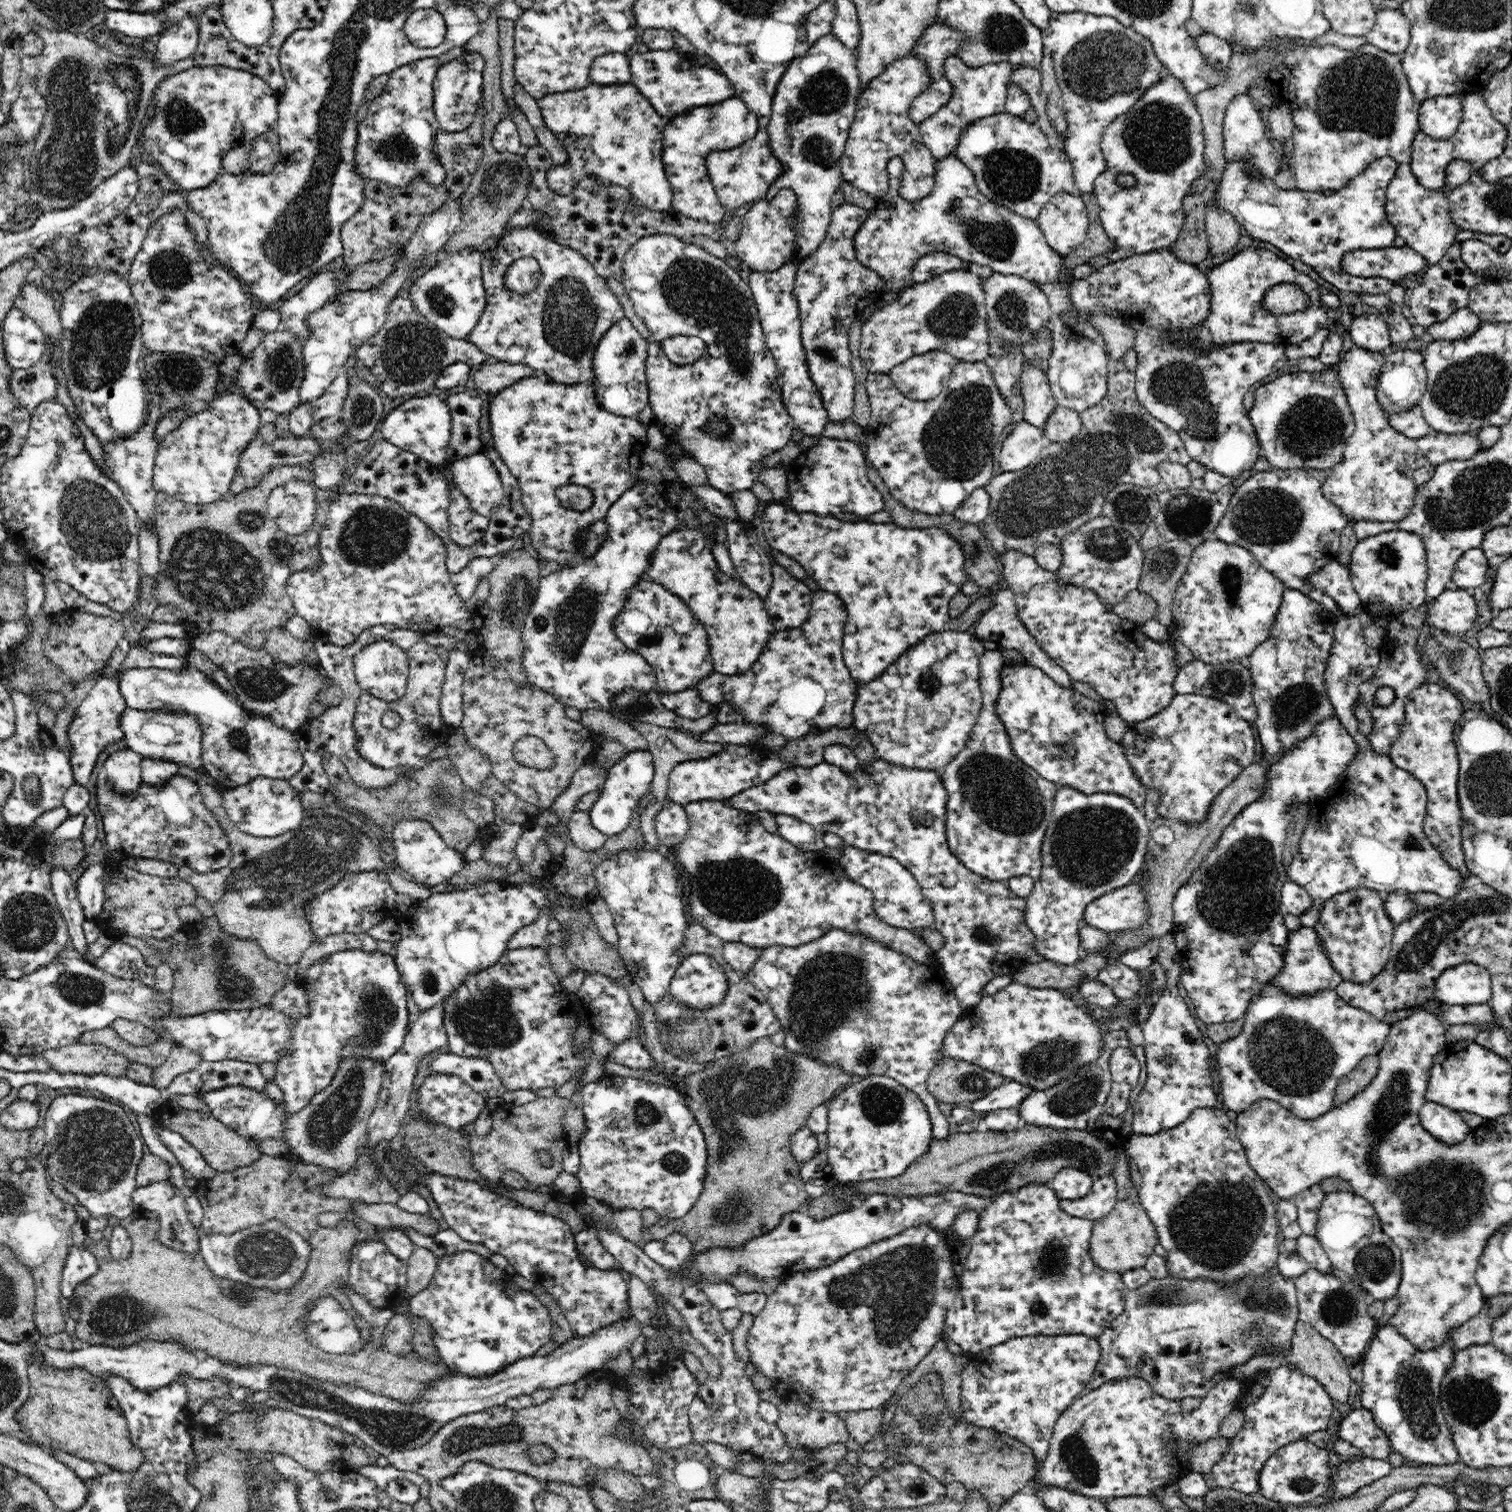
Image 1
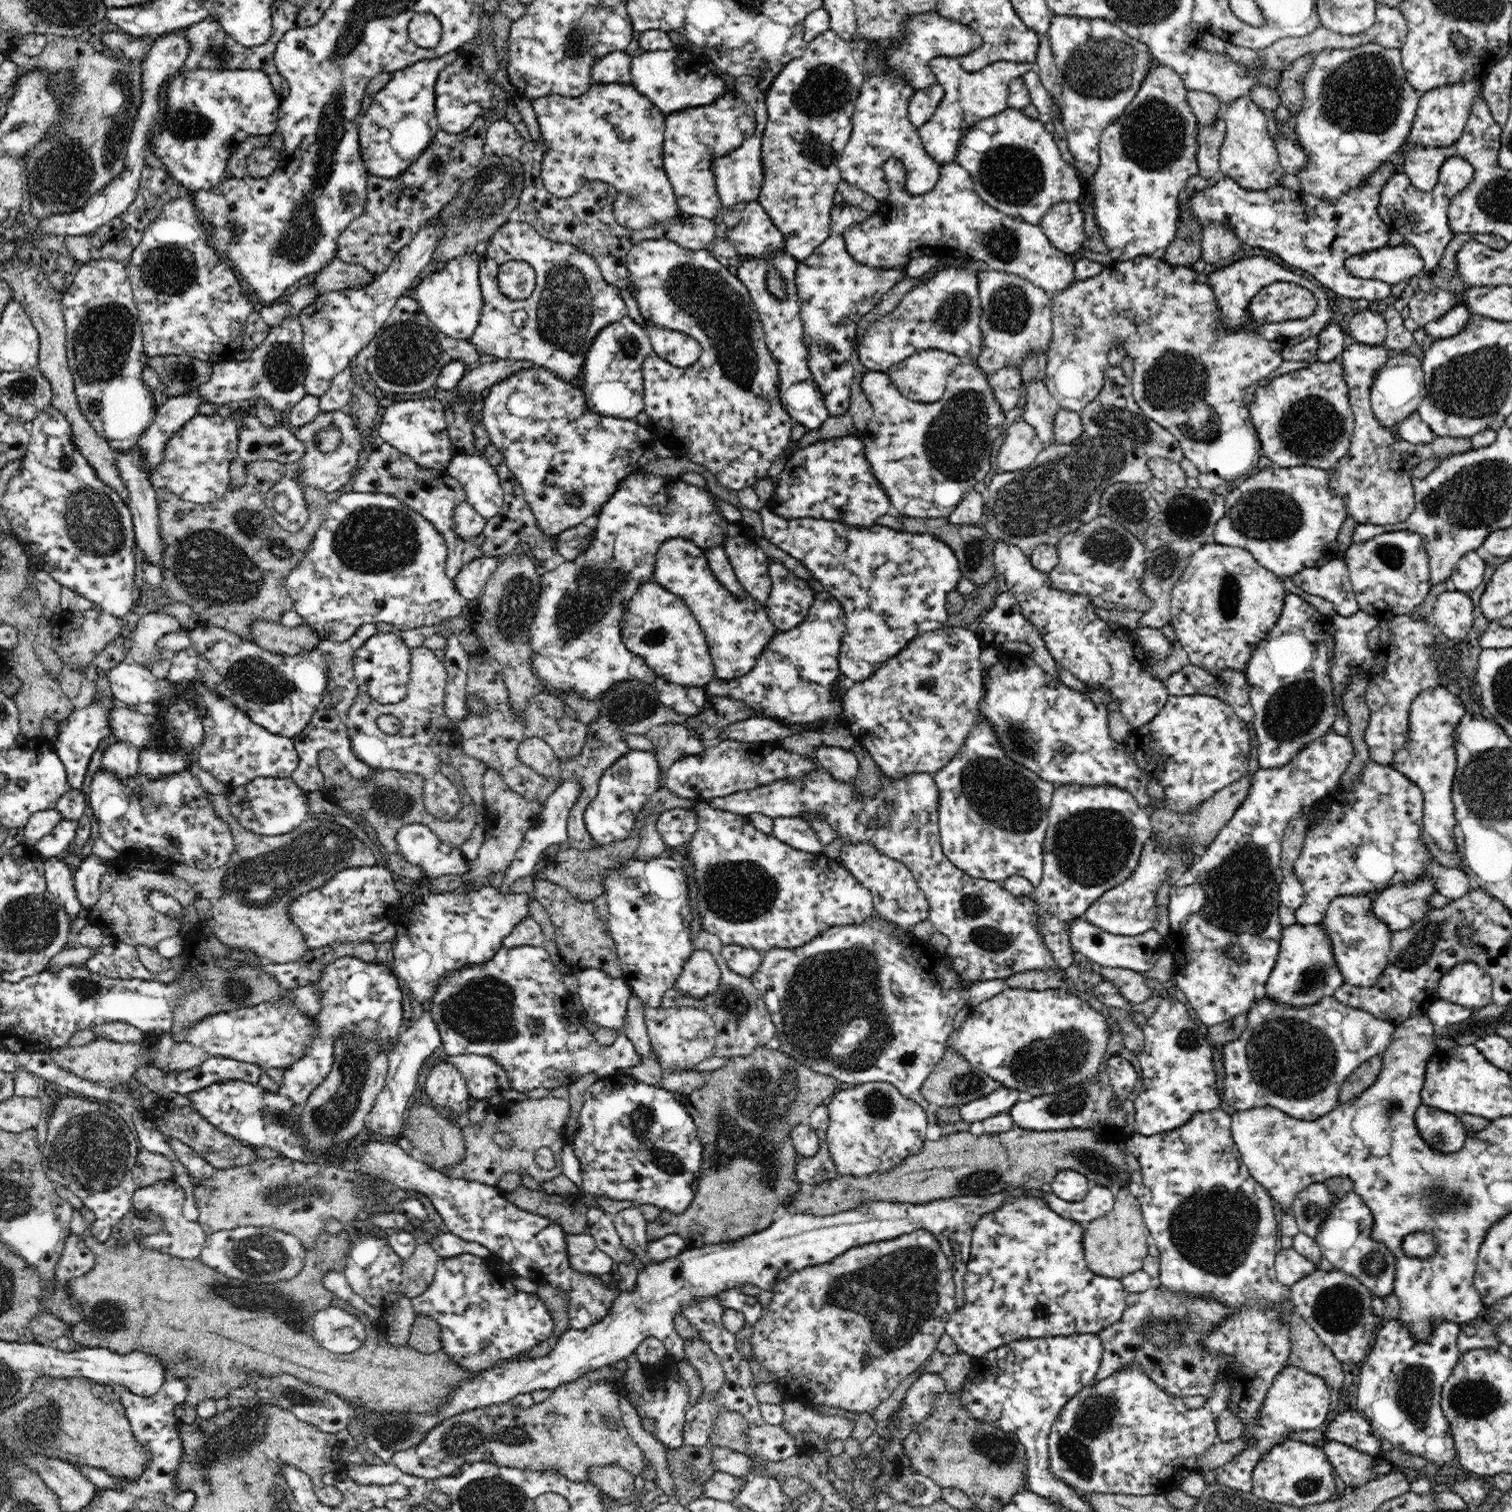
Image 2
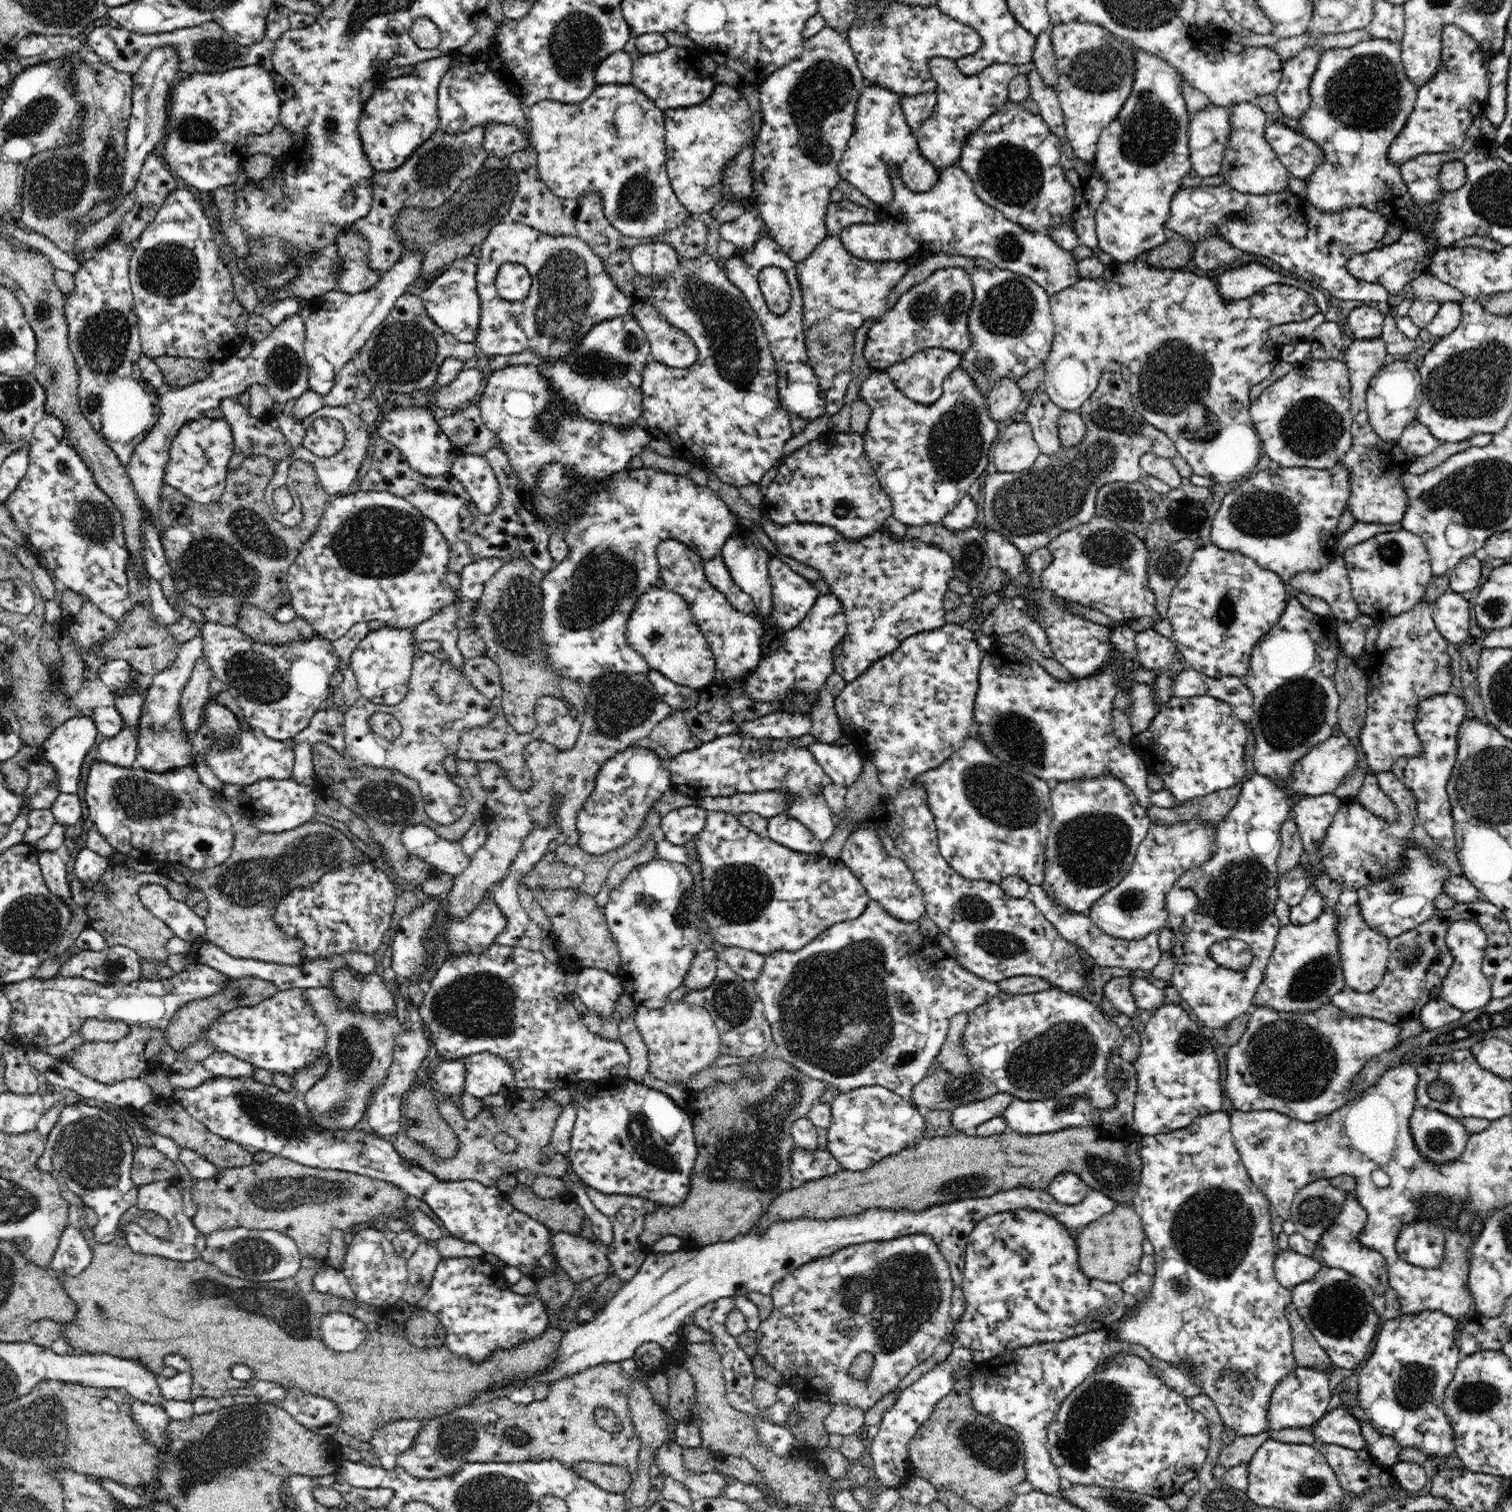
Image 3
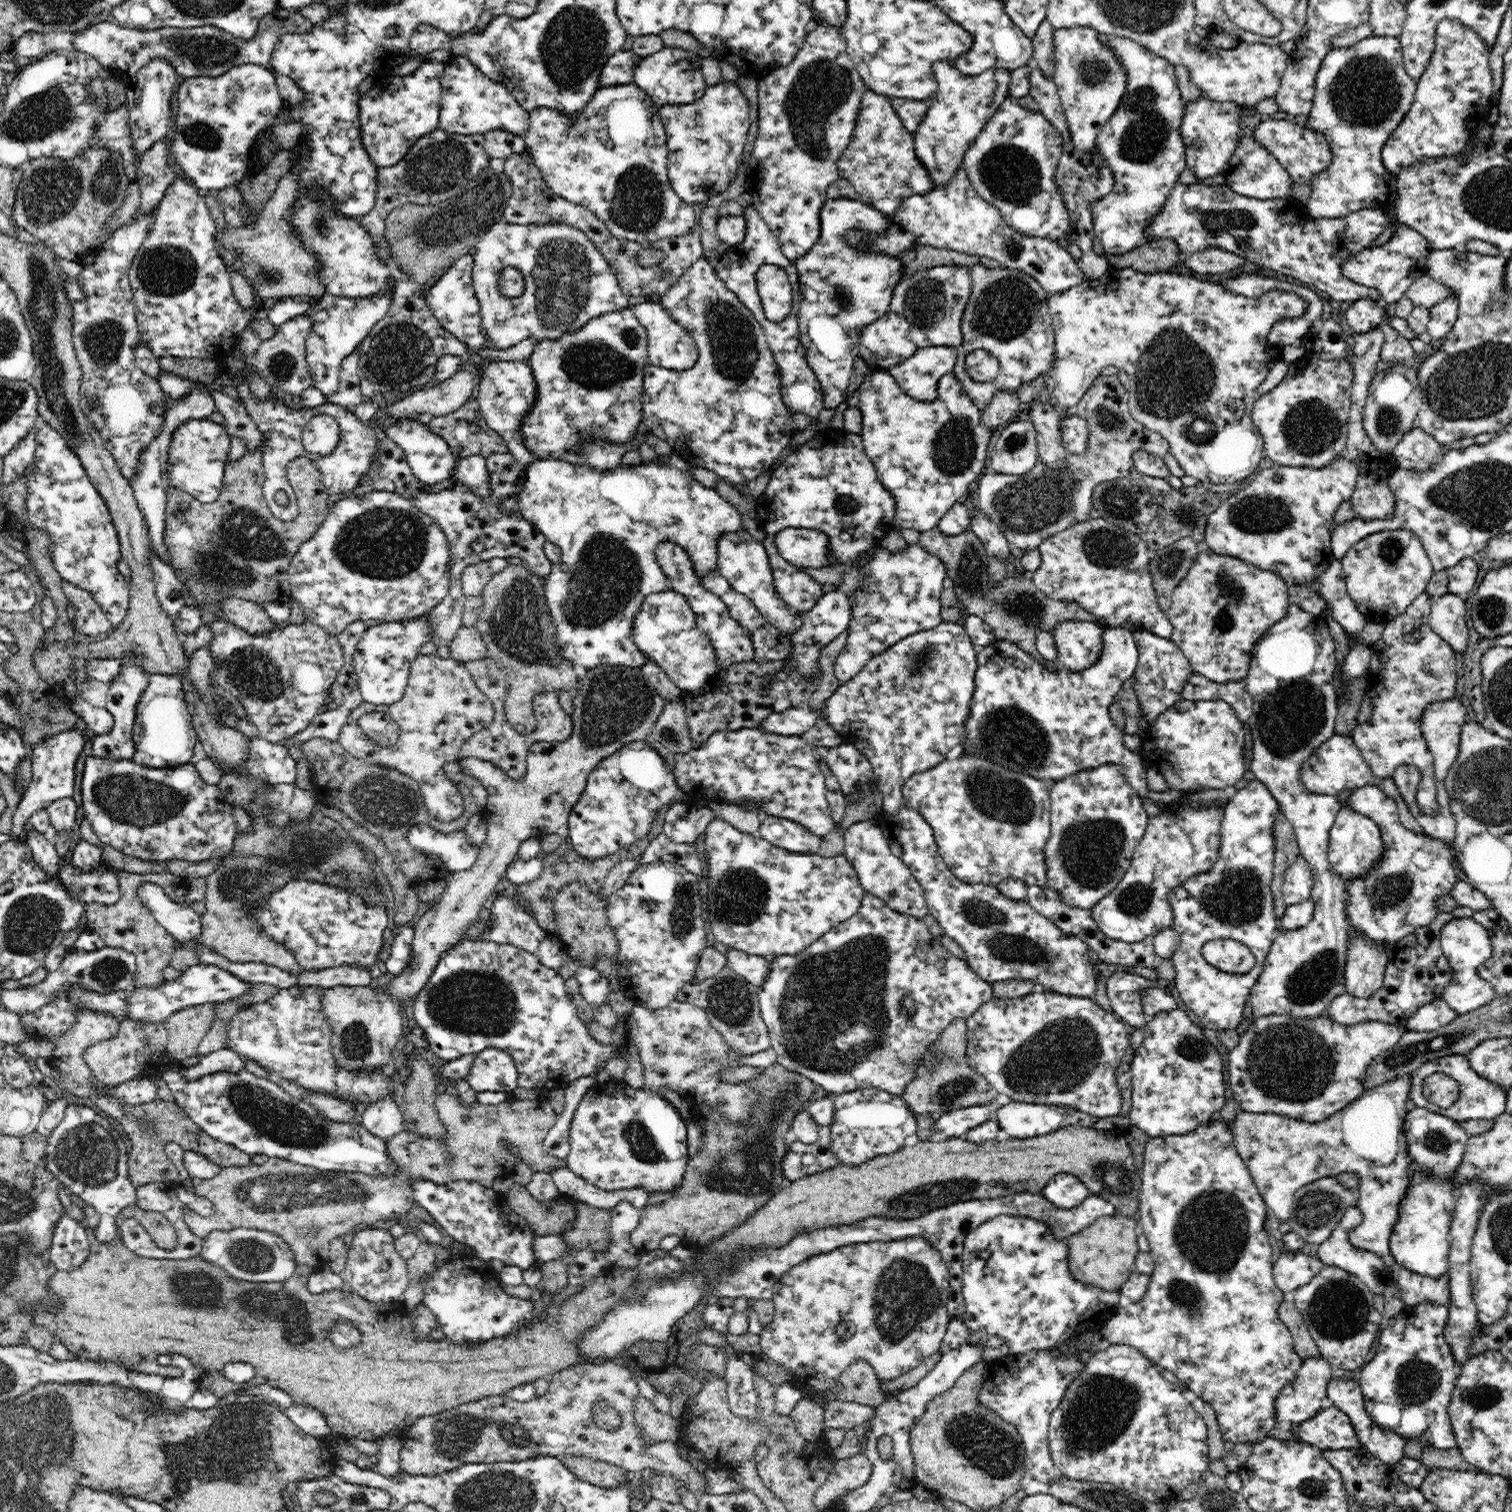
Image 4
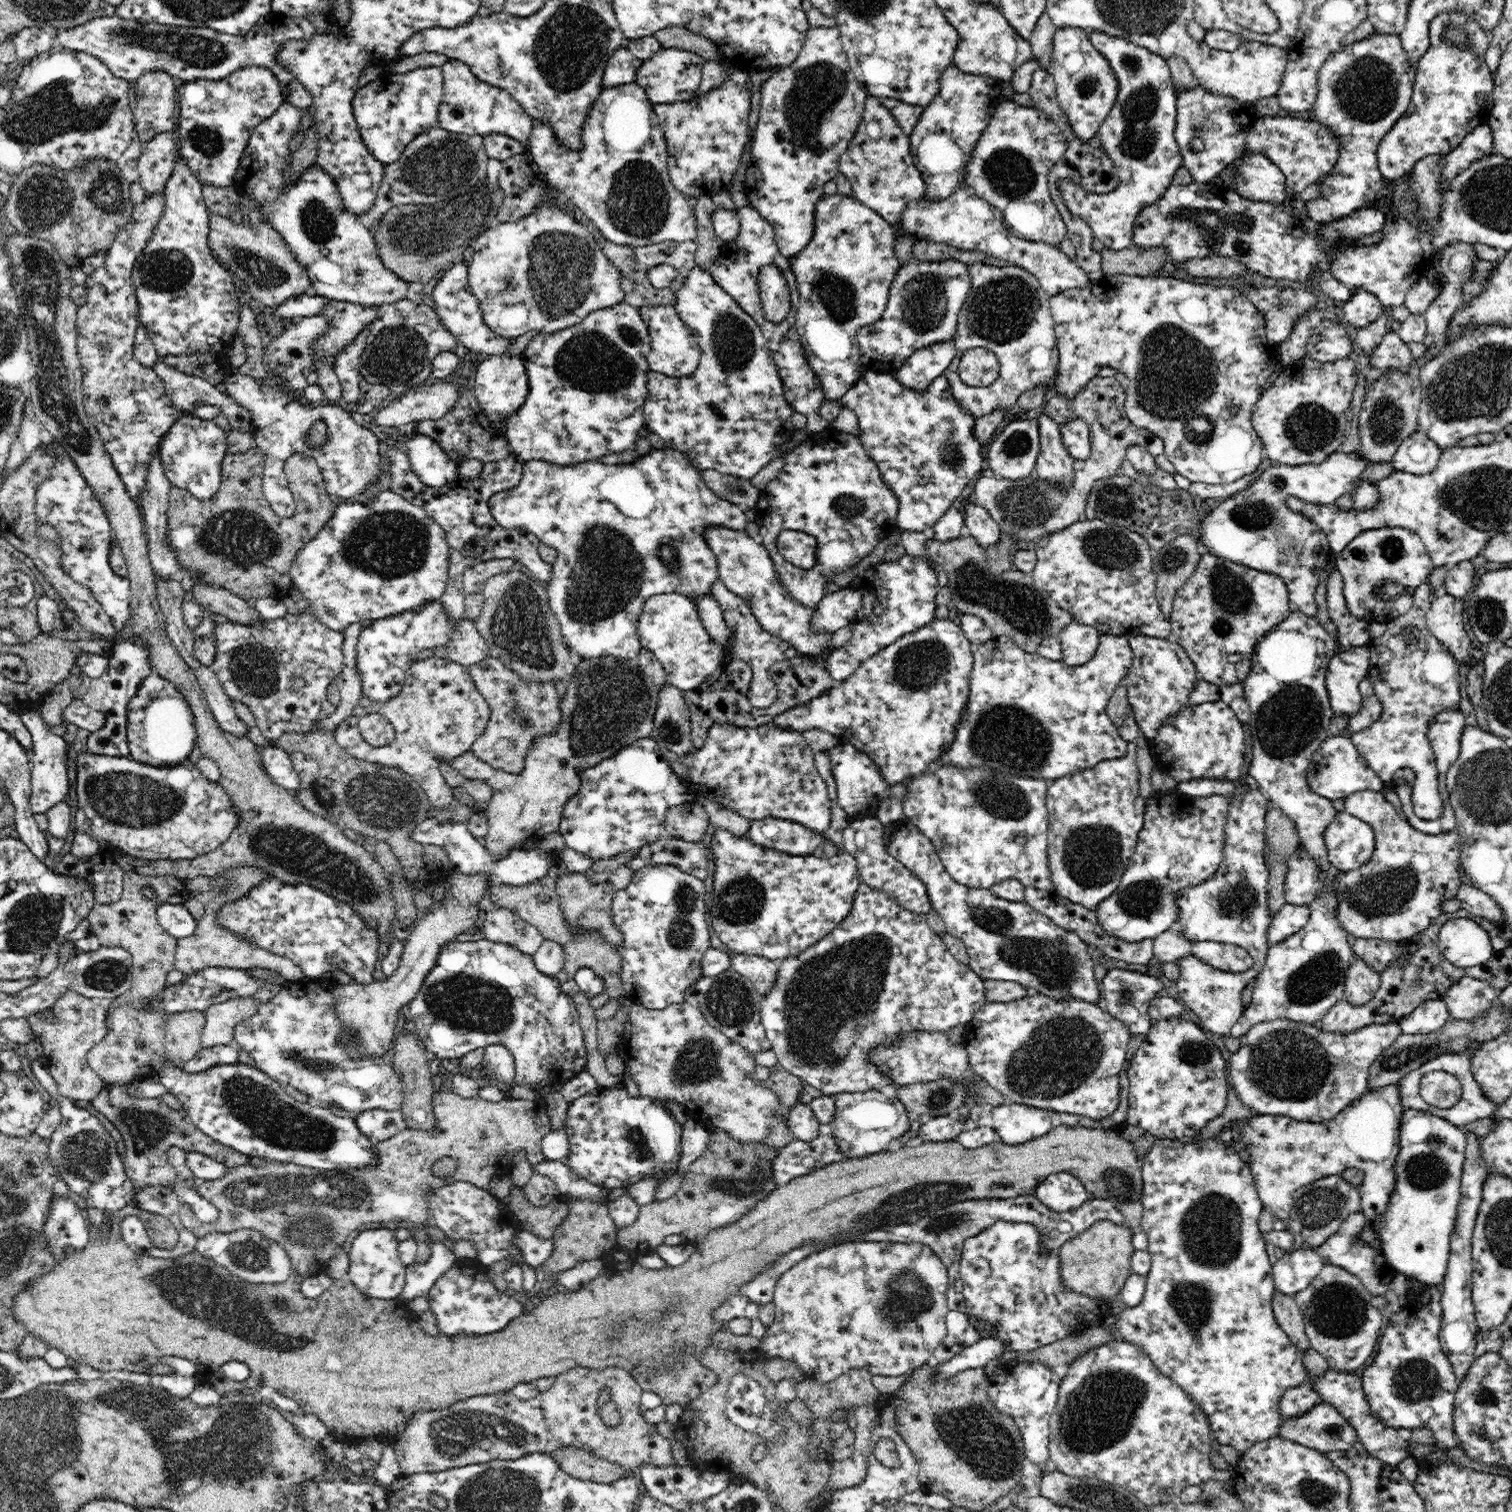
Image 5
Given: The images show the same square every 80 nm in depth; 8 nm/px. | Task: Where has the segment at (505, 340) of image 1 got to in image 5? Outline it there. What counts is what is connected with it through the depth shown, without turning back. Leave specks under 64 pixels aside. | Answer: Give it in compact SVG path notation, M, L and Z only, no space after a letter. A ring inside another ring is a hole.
M550 184L543 192L553 203L542 203L518 221L492 225L472 244L474 255L468 264L469 286L478 299L484 323L504 339L515 340L529 330L555 333L580 324L596 310L612 308L625 301L618 267L602 251L590 229L574 215L576 206Z

